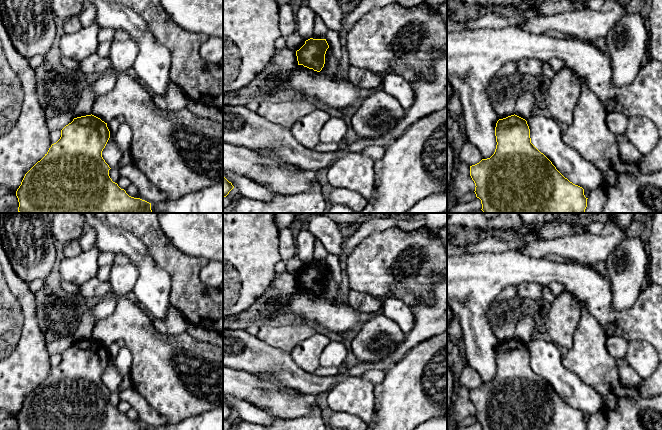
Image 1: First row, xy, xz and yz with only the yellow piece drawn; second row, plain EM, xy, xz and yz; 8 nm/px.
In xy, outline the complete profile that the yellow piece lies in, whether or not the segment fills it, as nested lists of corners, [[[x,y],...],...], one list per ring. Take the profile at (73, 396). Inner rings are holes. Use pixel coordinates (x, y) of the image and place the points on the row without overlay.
[[[94,339],[74,342],[61,354],[60,363],[24,400],[16,415],[19,430],[151,430],[129,420],[109,400],[102,375],[110,362],[107,347]]]

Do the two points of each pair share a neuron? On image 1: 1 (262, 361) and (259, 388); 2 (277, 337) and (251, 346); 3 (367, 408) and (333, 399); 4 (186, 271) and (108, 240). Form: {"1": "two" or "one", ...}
{"1": "two", "2": "two", "3": "one", "4": "two"}

